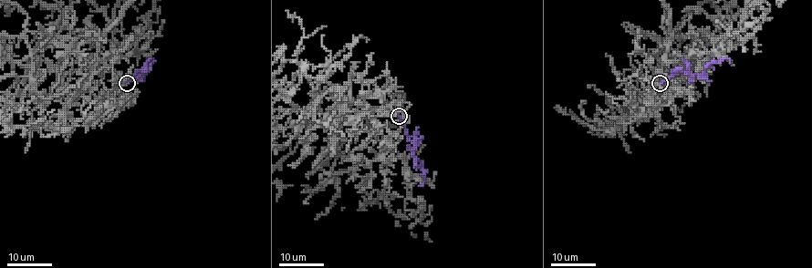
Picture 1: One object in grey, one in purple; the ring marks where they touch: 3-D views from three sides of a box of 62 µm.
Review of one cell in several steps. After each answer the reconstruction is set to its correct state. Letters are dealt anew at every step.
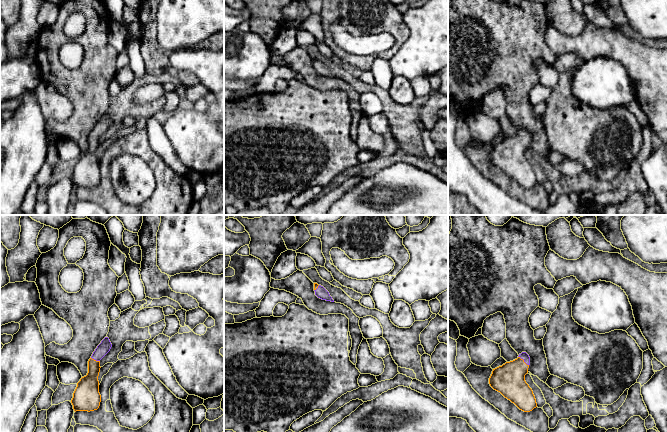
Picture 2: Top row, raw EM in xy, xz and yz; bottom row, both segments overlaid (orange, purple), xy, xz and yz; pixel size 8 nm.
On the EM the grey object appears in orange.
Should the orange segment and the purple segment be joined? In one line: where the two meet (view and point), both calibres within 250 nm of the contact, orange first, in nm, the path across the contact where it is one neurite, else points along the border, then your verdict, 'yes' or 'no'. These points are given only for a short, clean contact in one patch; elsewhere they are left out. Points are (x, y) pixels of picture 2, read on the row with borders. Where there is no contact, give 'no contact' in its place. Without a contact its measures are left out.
contact yz (523, 360); calibres 260 and 60 nm; way yz (509, 379), (523, 360), (523, 355); yes

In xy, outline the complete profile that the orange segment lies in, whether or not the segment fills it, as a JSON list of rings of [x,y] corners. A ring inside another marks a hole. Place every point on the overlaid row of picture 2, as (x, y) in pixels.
[[[105,337],[93,352],[88,361],[88,373],[77,383],[71,403],[74,411],[94,411],[100,406],[101,395],[99,393],[98,376],[100,372],[100,360],[110,351],[112,344]]]

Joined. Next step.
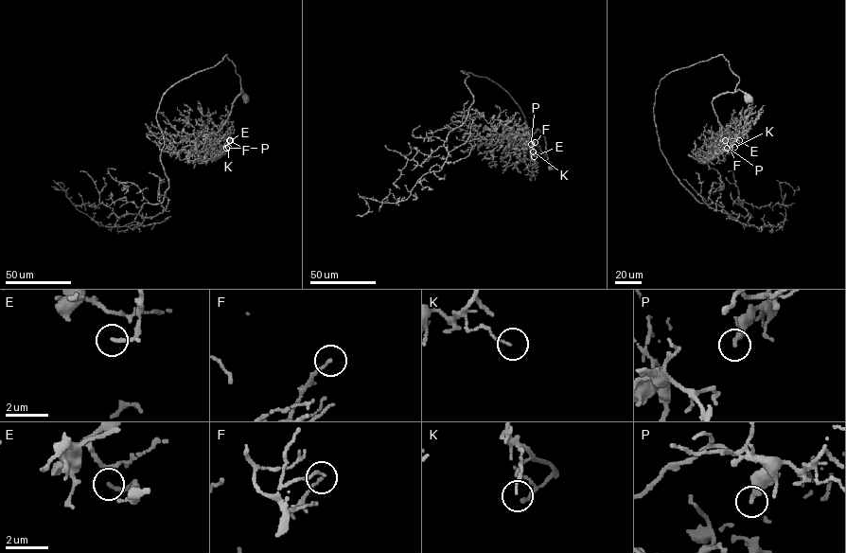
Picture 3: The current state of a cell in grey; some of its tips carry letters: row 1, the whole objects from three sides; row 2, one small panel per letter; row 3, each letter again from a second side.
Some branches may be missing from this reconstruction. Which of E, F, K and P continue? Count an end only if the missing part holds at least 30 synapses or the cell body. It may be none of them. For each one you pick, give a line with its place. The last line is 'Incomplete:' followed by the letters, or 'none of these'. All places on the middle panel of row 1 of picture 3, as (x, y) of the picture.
Incomplete: none of these

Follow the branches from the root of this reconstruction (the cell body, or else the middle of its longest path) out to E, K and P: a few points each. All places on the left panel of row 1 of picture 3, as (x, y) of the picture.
E: (247, 99), (242, 89), (233, 103), (226, 122), (215, 134), (213, 152), (218, 153), (229, 140)
K: (247, 99), (242, 89), (233, 103), (226, 122), (215, 134), (213, 152), (218, 153), (226, 144), (228, 147)
P: (247, 99), (242, 89), (233, 103), (226, 122), (215, 134), (213, 152), (218, 153), (228, 144), (226, 148)

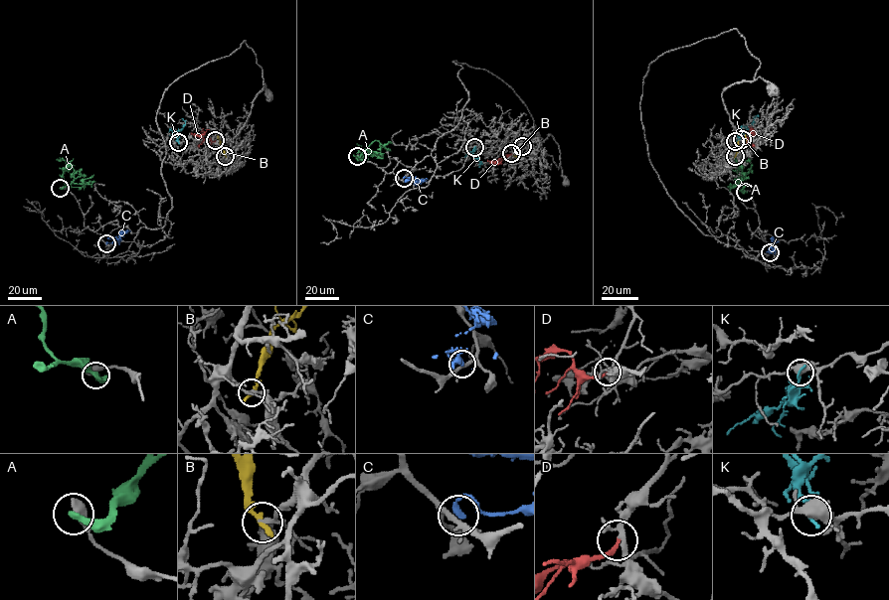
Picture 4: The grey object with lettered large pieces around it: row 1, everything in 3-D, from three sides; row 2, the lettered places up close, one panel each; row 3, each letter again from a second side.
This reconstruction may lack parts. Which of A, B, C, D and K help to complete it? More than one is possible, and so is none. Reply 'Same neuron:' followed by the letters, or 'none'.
Same neuron: D

